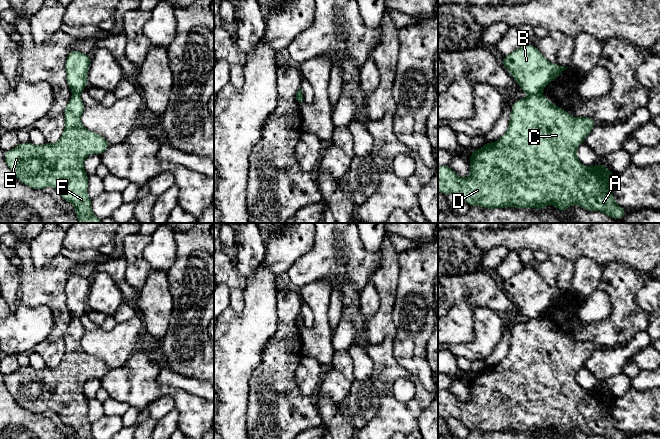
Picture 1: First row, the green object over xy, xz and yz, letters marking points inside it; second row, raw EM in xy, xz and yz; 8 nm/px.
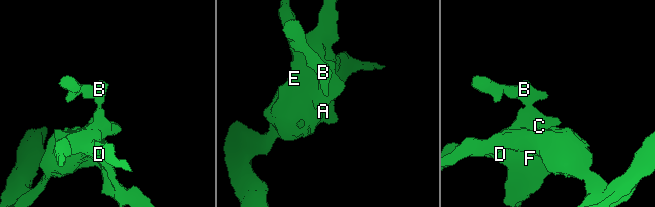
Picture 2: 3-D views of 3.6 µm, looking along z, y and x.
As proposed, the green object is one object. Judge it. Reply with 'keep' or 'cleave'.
cleave

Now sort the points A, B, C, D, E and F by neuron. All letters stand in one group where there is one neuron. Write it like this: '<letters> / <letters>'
A C D E F / B

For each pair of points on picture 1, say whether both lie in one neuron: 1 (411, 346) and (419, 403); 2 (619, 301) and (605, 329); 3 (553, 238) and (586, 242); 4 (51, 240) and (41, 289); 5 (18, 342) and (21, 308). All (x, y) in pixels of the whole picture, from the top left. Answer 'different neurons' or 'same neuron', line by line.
1: different neurons
2: same neuron
3: same neuron
4: different neurons
5: same neuron

